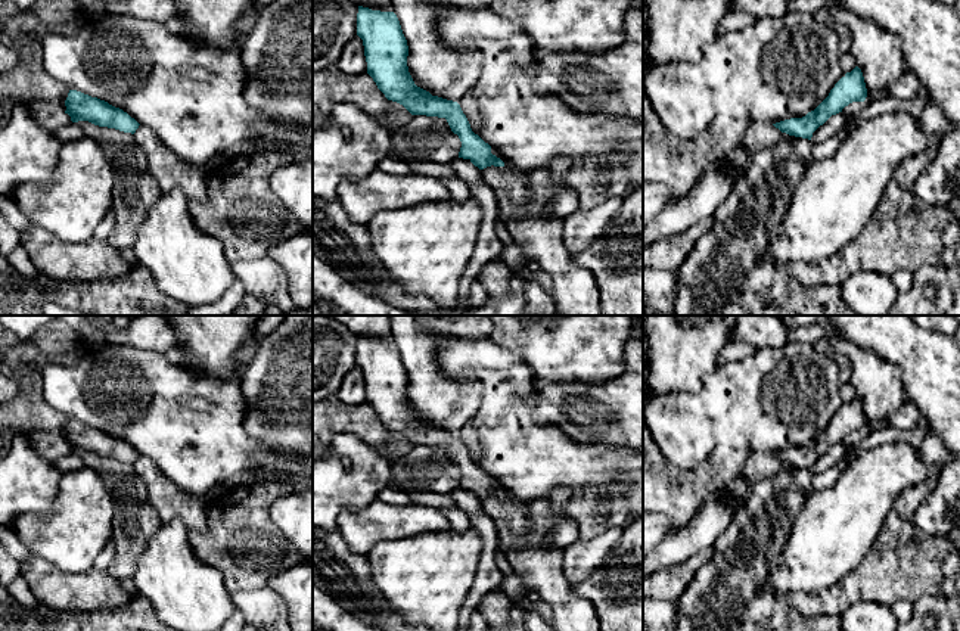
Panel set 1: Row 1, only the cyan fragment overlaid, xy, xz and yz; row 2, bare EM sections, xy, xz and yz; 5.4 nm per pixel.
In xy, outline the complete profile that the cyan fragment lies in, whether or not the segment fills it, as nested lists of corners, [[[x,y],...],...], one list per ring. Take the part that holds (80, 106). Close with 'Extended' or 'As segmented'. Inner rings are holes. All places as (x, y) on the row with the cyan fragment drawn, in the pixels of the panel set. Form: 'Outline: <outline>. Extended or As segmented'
Outline: [[[69,90],[65,106],[65,114],[71,116],[72,122],[88,121],[99,127],[115,128],[131,134],[134,134],[140,125],[122,109],[77,90]]]. As segmented

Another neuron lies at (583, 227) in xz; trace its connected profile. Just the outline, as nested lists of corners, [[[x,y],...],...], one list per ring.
[[[612,198],[593,209],[578,209],[563,218],[563,245],[578,252],[596,242],[621,208],[622,198]]]

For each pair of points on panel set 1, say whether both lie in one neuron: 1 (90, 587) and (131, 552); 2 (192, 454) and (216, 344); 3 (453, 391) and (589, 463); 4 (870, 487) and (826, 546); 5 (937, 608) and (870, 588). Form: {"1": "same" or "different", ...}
{"1": "different", "2": "different", "3": "different", "4": "same", "5": "different"}

